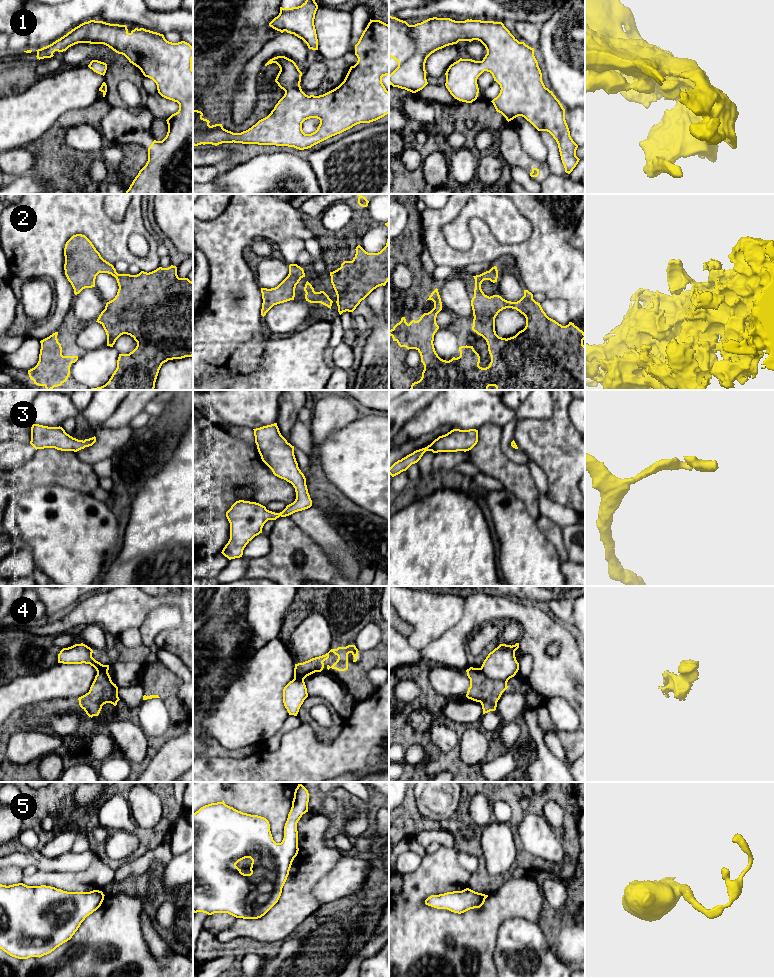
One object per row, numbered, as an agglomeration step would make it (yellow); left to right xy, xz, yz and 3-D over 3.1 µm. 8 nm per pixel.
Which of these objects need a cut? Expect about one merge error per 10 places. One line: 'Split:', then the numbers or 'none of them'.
Split: 4

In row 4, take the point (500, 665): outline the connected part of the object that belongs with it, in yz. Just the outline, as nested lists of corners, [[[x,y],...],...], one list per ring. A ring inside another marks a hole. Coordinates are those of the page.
[[[519,643],[512,646],[500,644],[488,654],[480,668],[481,671],[490,680],[507,684],[519,670],[519,663],[515,657],[515,651],[518,648]]]

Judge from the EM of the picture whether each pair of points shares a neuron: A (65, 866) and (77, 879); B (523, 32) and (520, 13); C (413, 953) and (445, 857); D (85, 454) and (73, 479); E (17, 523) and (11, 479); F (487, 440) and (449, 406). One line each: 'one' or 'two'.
A: two
B: two
C: one
D: two
E: two
F: two

